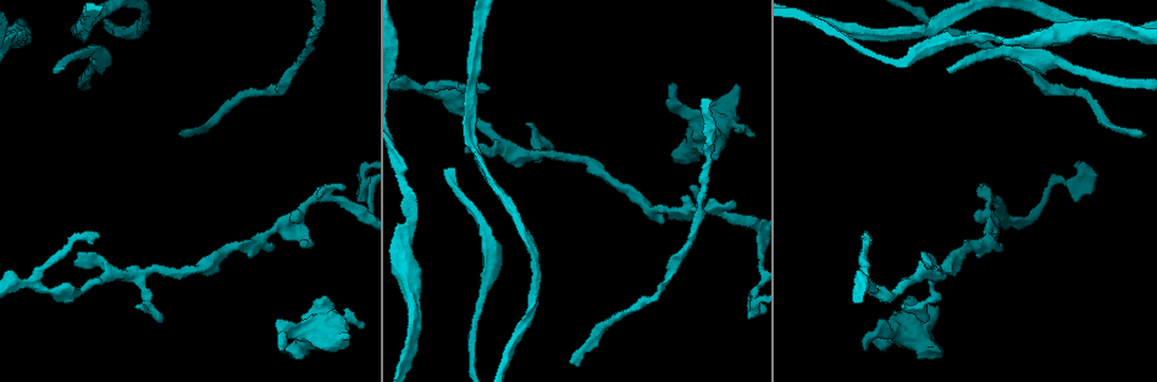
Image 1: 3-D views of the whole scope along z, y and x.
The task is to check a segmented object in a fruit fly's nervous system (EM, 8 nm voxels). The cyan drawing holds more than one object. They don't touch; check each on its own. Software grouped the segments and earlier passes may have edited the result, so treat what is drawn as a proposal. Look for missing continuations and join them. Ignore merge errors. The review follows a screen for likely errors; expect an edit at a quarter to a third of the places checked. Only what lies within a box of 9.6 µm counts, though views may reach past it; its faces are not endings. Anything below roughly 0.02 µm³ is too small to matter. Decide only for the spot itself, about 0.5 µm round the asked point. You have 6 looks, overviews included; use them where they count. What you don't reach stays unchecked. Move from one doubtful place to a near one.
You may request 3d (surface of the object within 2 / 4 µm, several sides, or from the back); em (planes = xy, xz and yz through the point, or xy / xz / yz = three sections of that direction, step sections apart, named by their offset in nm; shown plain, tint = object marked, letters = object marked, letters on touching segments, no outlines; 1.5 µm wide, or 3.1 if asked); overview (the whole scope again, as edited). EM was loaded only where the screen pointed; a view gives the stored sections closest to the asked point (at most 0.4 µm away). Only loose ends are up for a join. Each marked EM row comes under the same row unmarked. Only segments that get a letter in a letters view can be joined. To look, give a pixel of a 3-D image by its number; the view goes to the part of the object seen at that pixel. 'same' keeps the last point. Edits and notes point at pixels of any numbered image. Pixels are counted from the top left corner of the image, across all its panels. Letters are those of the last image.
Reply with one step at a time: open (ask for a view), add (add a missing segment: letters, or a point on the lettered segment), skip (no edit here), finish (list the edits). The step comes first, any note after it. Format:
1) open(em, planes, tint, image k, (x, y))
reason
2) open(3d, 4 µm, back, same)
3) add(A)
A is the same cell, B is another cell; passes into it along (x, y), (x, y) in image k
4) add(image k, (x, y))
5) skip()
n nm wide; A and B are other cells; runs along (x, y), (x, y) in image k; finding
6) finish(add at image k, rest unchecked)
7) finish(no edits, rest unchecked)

open(3d, 4 µm, image 1, (62, 67))
free end

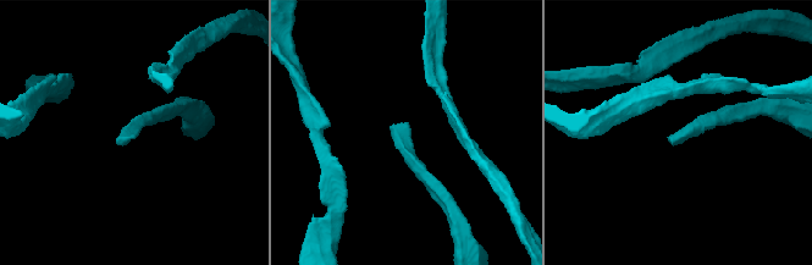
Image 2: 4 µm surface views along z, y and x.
open(em, planes, letters, image 2, (408, 125))
need the tissue

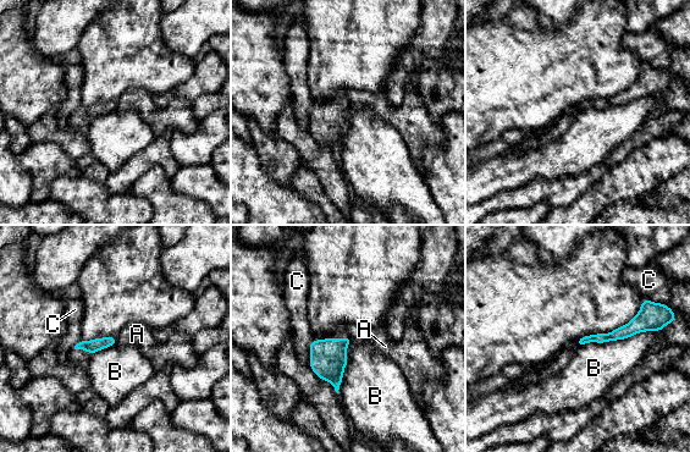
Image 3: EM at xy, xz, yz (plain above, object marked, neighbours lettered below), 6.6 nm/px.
skip()
A, B and C are other cells; border along (662, 330), (579, 347) in image 3; none of them fits

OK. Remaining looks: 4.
open(3d, 2 µm, image 1, (282, 351))
branch stops here

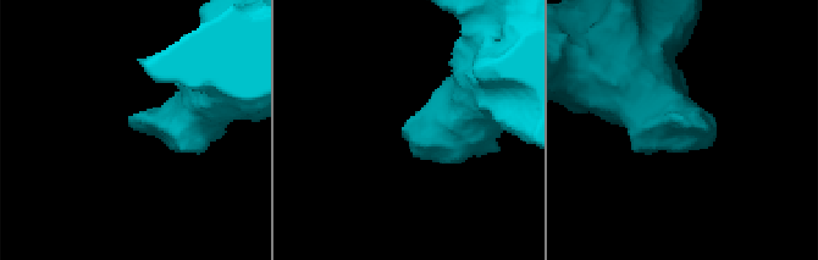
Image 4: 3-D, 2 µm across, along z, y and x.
open(em, planes, letters, image 4, (704, 127))

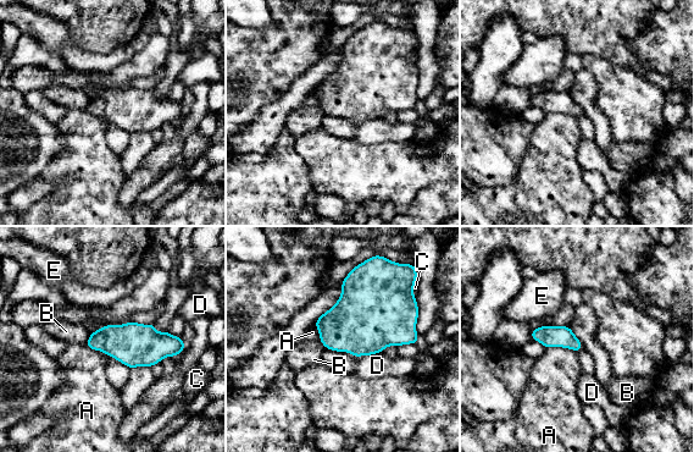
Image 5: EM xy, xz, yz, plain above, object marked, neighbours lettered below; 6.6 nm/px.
skip()
280 nm wide; A, B, C, D and E are other cells; border along (382, 351), (356, 358) in image 5; no lettered segment goes on from it

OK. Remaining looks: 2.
open(3d, 4 µm, image 1, (694, 185))
free end

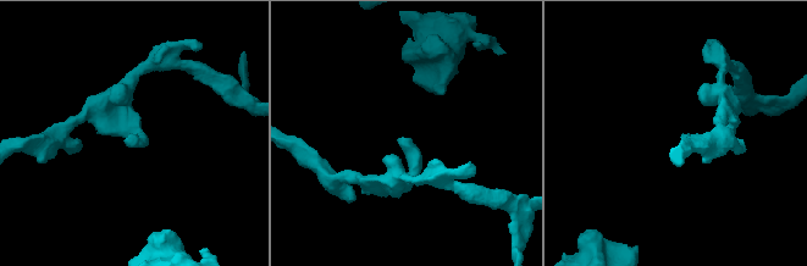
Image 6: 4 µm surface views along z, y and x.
open(em, planes, letters, image 6, (681, 135))
now the EM

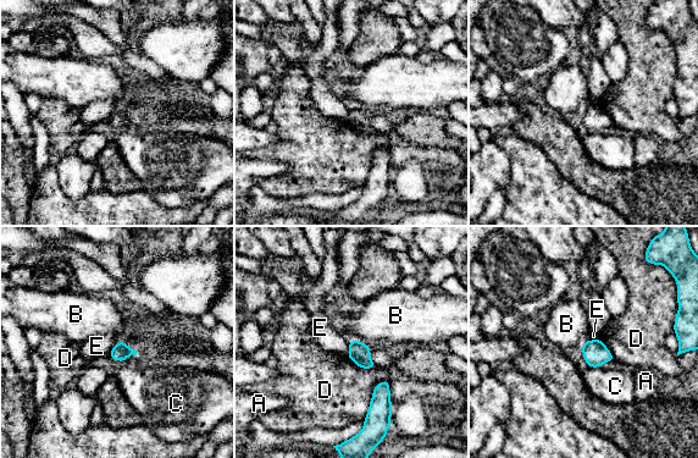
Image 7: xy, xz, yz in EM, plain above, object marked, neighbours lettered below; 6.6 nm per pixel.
skip()
D touches over 320 nm; A, B, C, D and E are other cells; border along (350, 340), (345, 354) in image 7; no lettered segment goes on from it

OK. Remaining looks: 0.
finish(no edits, rest unchecked)

